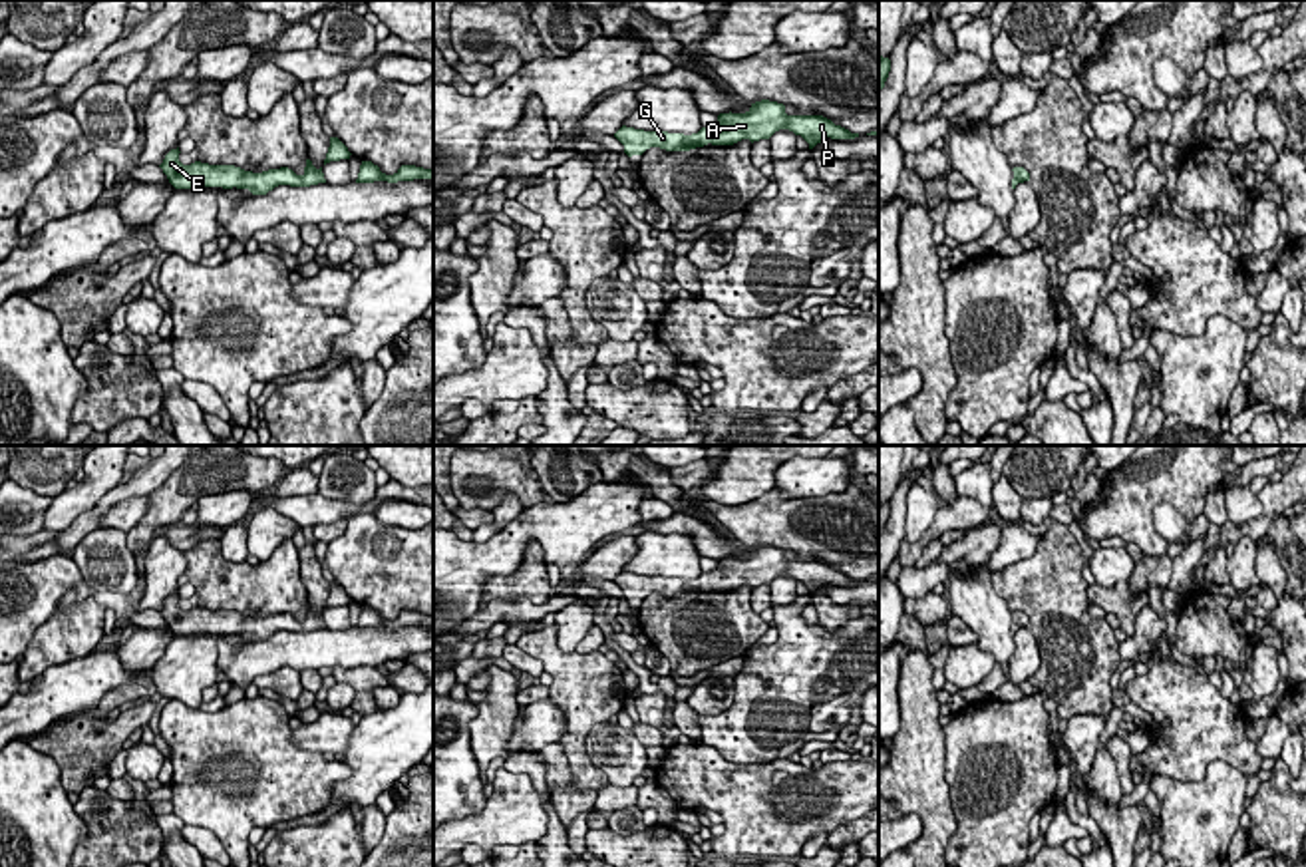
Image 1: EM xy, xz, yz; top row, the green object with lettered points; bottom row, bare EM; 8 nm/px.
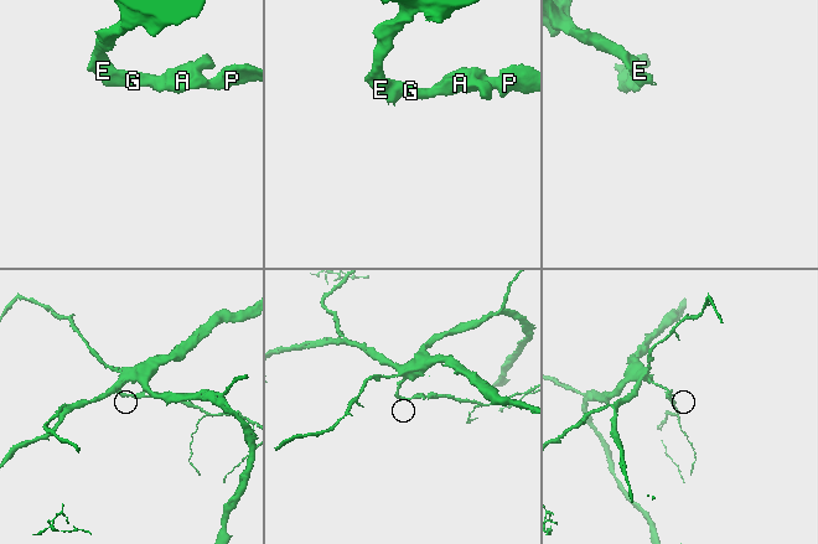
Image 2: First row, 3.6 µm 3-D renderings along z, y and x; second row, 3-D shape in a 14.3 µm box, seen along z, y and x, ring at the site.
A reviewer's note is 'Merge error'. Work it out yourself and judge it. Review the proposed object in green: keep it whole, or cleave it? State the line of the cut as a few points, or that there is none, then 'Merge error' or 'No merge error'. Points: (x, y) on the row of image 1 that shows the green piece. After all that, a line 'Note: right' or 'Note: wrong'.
No split. No merge error
Note: wrong

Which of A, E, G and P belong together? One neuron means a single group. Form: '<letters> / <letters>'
A E G P

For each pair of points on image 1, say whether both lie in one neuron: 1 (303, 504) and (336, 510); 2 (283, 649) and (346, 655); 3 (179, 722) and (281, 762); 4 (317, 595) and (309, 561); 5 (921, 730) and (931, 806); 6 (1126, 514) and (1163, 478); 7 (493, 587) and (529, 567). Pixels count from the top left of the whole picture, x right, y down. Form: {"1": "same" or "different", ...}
{"1": "same", "2": "same", "3": "same", "4": "same", "5": "same", "6": "same", "7": "same"}

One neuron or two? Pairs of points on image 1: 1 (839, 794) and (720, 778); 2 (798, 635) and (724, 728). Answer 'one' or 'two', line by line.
1: one
2: one

